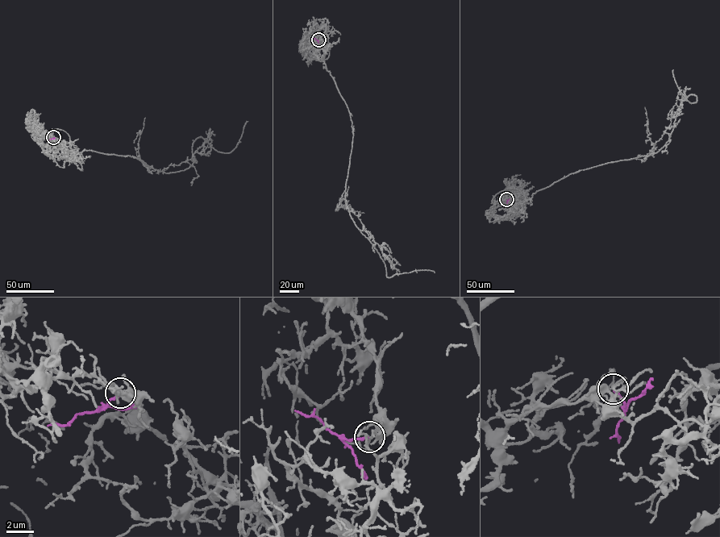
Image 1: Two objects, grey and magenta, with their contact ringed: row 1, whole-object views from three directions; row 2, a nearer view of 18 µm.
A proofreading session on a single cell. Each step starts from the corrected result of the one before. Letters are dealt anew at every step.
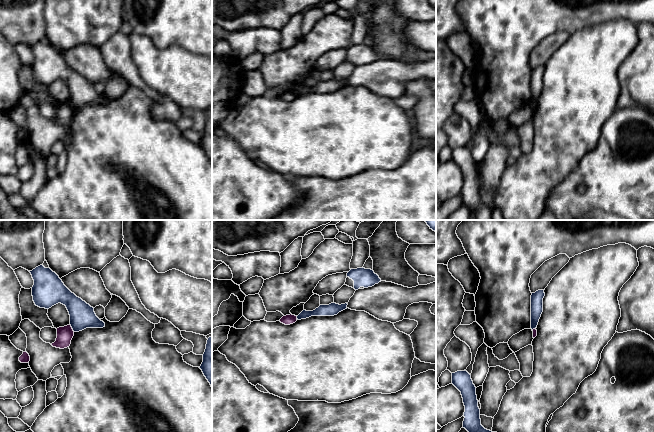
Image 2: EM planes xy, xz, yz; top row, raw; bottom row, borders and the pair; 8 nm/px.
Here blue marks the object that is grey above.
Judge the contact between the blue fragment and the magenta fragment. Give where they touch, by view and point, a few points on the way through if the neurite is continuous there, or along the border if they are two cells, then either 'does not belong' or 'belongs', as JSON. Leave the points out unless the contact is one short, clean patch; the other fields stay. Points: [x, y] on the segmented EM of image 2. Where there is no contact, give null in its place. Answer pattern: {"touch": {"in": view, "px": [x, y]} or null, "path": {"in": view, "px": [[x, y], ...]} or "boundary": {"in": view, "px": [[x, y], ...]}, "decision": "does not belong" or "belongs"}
{"touch": {"in": "xy", "px": [72, 328]}, "boundary": {"in": "xy", "px": [[70, 324], [74, 331]]}, "decision": "does not belong"}

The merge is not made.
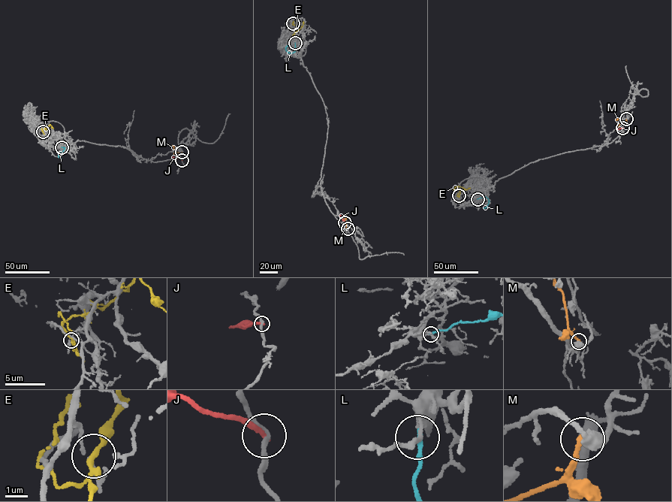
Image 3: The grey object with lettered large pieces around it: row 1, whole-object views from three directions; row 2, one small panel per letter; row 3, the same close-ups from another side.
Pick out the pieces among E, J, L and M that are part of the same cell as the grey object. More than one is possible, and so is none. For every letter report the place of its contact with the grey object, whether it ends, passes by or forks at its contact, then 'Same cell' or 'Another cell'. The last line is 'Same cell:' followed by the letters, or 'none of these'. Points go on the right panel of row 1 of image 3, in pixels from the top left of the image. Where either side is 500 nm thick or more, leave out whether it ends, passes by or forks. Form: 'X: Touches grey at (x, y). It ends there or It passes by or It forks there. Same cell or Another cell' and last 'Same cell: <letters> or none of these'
E: Touches grey at (459, 195). It passes by. Another cell
J: Touches grey at (622, 128). It ends there. Another cell
L: Touches grey at (477, 199). It ends there. Another cell
M: Touches grey at (626, 119). It ends there. Another cell
Same cell: none of these

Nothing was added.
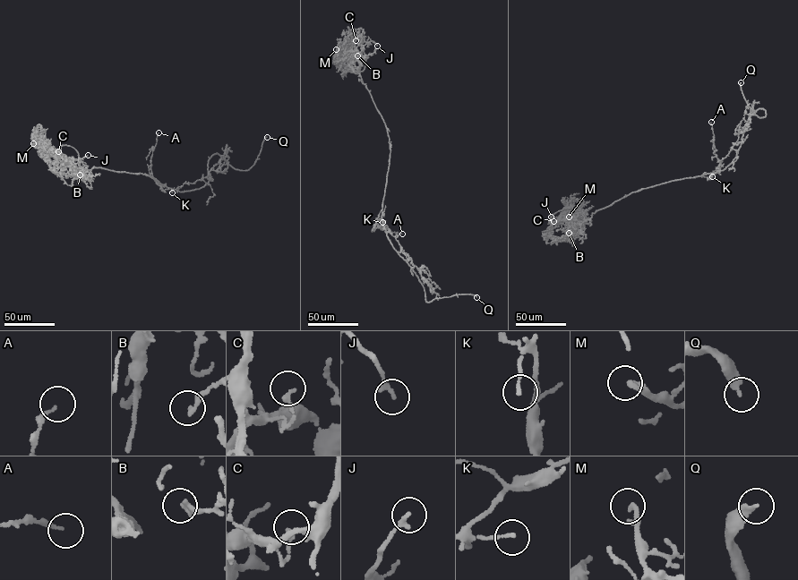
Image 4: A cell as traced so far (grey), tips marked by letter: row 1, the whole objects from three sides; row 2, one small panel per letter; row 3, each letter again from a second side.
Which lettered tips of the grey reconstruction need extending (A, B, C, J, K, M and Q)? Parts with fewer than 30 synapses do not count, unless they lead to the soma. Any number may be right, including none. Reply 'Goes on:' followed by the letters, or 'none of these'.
Goes on: M, Q

